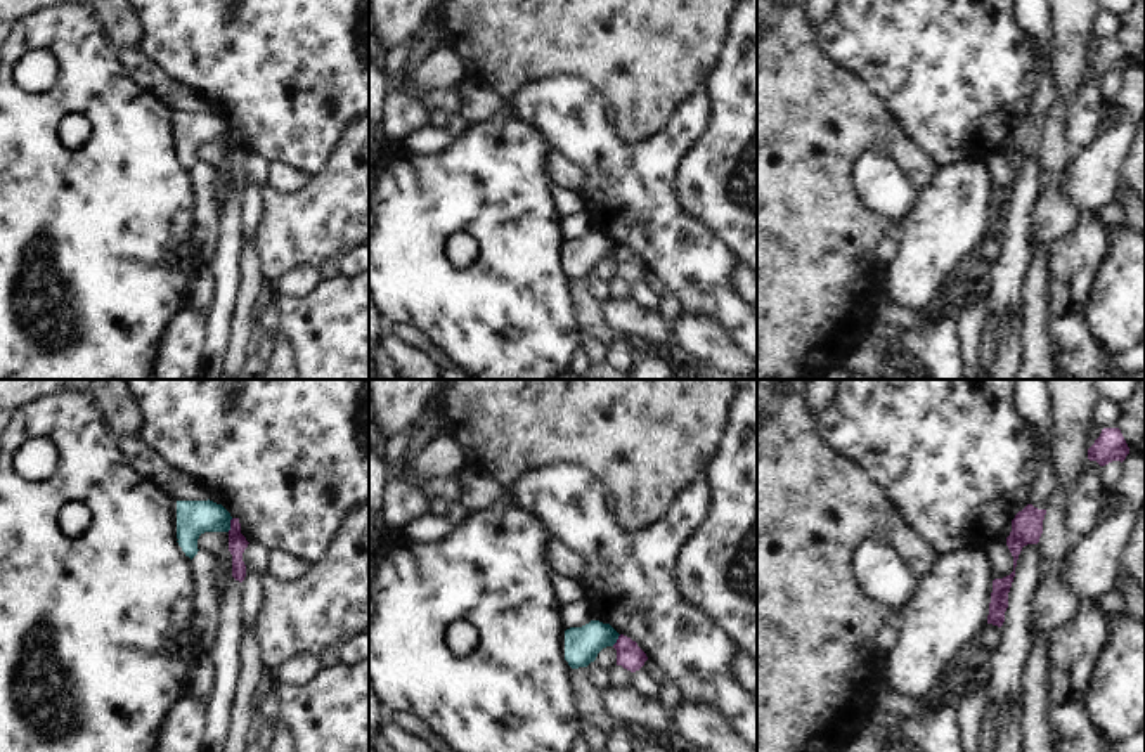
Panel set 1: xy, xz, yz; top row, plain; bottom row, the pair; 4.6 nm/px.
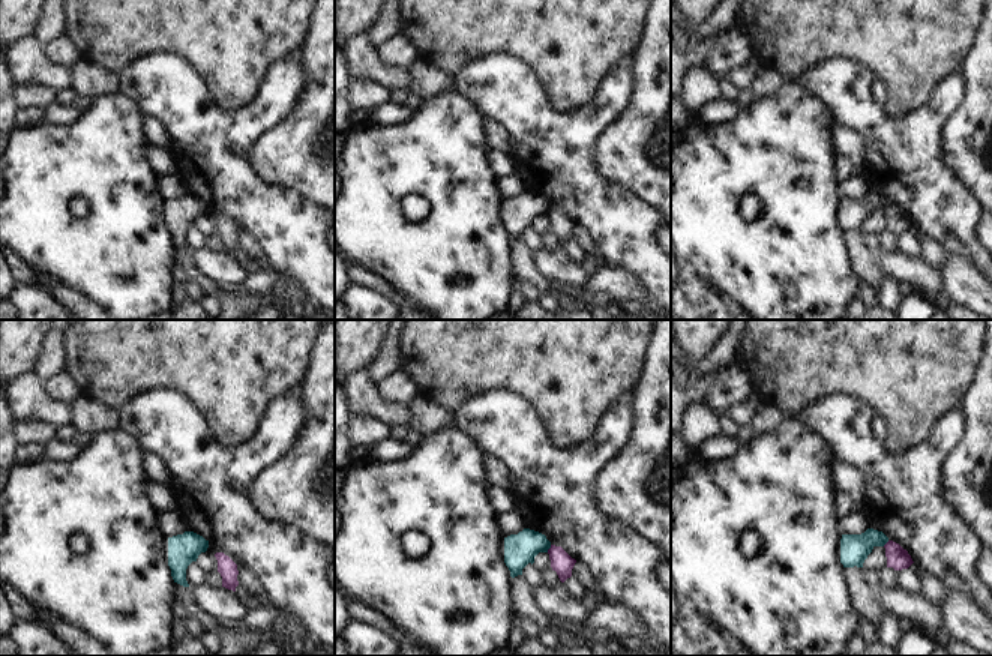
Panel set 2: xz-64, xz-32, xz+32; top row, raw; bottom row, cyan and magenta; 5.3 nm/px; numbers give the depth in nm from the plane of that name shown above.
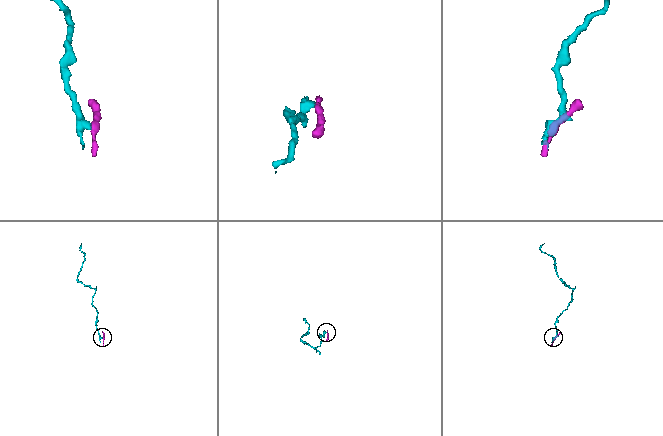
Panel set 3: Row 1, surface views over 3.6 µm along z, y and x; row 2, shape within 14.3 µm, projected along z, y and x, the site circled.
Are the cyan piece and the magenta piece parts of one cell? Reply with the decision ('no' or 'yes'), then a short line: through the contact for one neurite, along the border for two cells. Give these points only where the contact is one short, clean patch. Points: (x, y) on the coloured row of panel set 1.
no; line xy (232, 518), (227, 531)

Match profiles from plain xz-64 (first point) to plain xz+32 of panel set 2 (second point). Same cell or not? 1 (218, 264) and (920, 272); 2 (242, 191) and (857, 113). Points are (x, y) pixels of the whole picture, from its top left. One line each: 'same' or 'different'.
1: same
2: same

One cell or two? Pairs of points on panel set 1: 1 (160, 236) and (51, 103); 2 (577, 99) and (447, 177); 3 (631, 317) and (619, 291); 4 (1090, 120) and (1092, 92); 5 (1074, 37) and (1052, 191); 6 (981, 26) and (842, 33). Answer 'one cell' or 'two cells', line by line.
1: one cell
2: two cells
3: two cells
4: one cell
5: one cell
6: one cell

